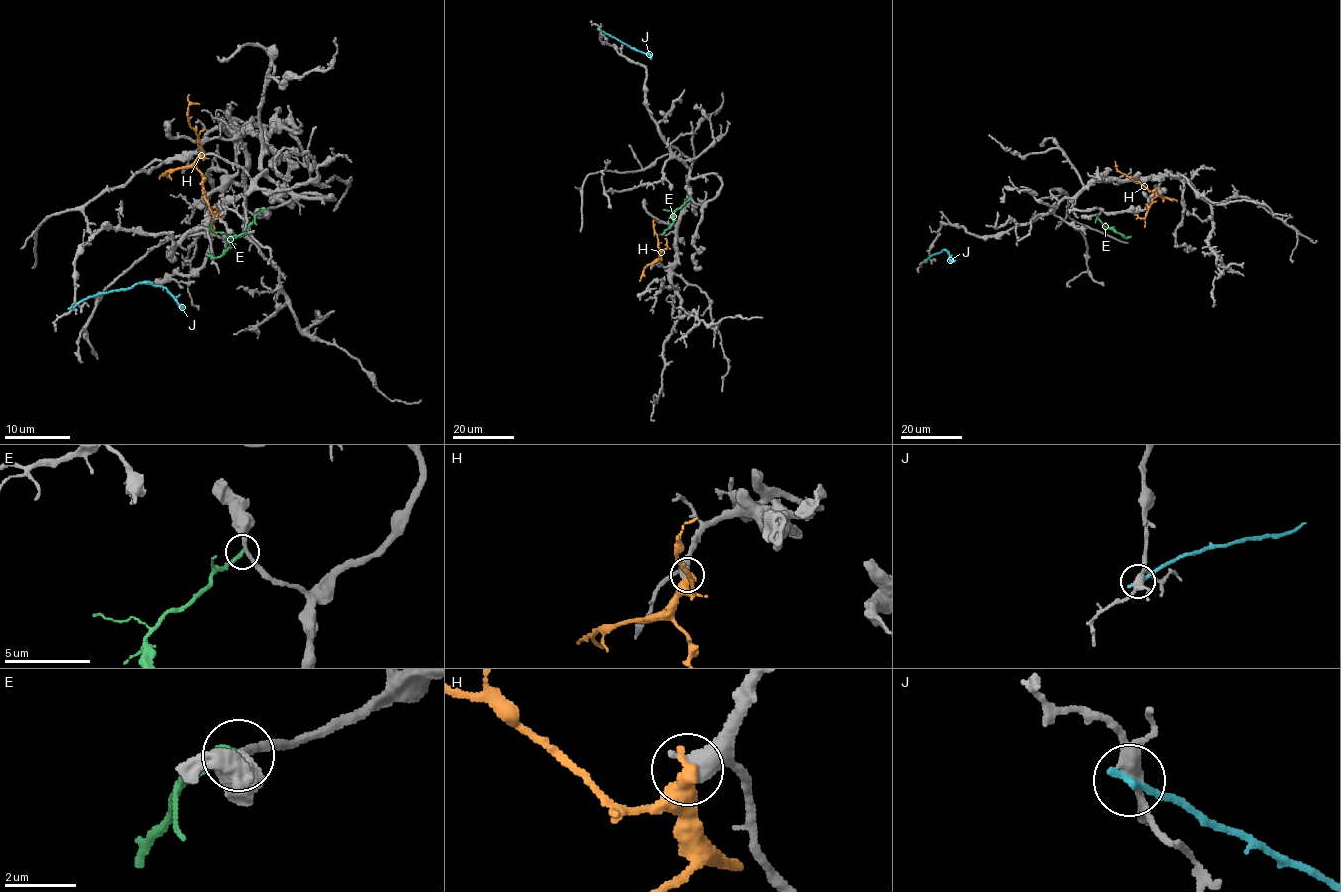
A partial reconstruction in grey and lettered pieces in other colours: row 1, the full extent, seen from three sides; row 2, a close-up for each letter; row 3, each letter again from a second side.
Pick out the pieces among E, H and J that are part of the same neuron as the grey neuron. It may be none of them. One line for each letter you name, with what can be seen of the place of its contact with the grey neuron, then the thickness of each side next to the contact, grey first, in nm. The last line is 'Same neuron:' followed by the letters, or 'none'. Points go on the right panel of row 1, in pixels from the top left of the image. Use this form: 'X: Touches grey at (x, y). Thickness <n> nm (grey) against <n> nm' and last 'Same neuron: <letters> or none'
Same neuron: none

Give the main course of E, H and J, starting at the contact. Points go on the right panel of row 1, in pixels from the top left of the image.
E: (1094, 215), (1105, 228), (1113, 228), (1125, 238), (1131, 236)
H: (1155, 188), (1149, 191), (1120, 172), (1115, 162)
J: (926, 261), (942, 250), (955, 261)

